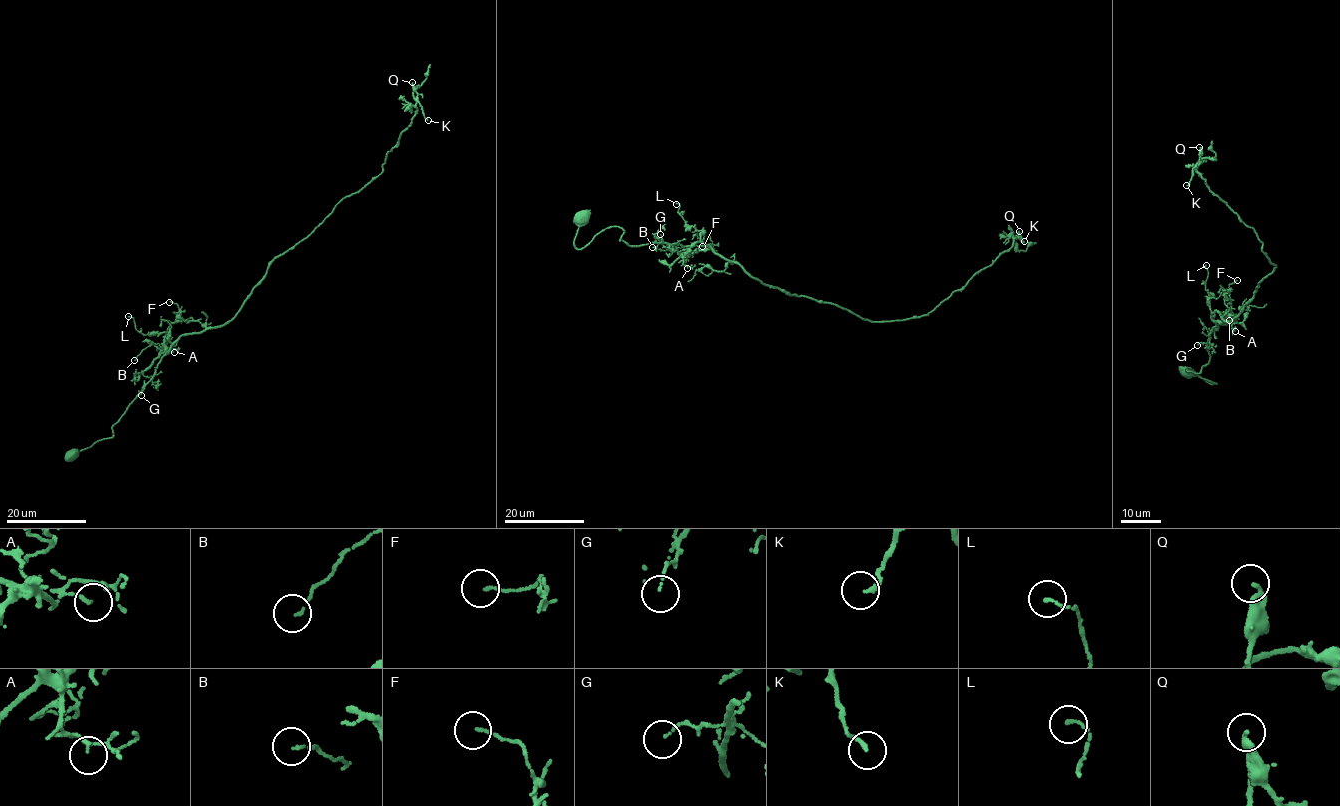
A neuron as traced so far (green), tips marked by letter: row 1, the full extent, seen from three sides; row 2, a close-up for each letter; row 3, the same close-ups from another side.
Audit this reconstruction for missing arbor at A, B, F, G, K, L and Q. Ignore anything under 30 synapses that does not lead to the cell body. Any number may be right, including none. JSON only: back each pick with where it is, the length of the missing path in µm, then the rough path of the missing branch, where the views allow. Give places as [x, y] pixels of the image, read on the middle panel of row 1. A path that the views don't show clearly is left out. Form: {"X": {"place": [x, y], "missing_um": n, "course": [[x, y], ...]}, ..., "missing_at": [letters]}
{"missing_at": []}

